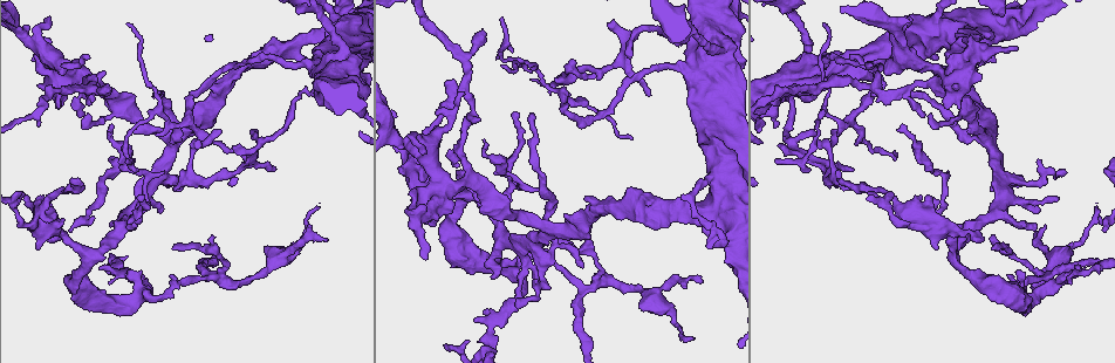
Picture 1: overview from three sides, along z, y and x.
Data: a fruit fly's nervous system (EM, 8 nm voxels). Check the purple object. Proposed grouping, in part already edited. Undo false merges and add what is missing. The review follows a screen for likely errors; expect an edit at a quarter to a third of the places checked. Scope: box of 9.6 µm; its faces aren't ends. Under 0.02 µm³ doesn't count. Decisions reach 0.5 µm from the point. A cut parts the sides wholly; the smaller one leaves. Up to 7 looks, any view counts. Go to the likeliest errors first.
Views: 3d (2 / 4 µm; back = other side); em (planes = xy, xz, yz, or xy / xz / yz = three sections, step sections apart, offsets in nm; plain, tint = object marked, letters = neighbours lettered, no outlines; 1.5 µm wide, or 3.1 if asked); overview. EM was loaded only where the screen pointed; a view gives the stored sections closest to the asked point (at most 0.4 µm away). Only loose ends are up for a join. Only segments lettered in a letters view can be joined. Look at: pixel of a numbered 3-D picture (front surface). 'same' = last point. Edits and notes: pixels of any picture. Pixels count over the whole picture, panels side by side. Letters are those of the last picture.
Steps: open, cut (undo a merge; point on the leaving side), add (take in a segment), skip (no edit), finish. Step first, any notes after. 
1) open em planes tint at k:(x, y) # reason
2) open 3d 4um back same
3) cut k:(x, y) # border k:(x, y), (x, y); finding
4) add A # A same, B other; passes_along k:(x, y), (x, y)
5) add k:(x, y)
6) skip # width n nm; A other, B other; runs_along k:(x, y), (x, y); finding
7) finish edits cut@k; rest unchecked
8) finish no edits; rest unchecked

open em planes plain at 1:(483, 31) # an open end

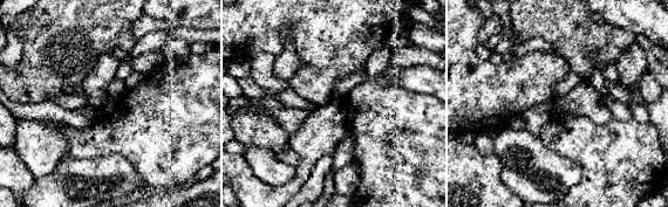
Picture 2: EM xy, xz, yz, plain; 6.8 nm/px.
open em planes letters same

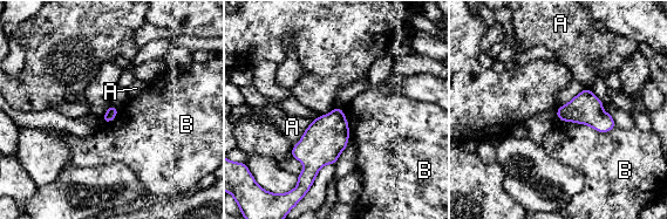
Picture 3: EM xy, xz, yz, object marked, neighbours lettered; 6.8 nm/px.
skip # A other, B other; border 3:(557, 117), (603, 132), (614, 127); none of them fits

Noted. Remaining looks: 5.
open em planes tint at 1:(585, 286) # four or more arms meet

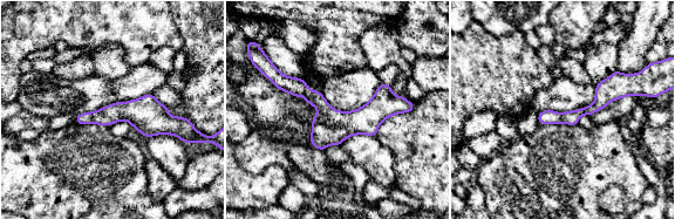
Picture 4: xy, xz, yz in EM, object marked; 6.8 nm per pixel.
open em planes letters same

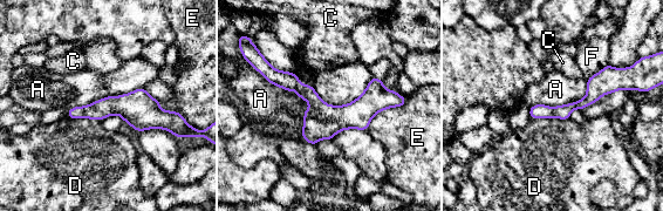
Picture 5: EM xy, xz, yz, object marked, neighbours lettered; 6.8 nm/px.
skip # A other, C other, D other, E other, F other; border 5:(258, 70), (307, 102), (303, 123); one neuron here

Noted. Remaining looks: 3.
open em planes letters at 1:(88, 58)

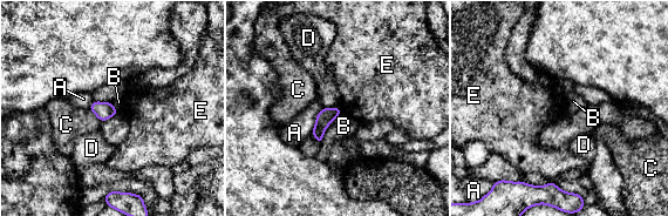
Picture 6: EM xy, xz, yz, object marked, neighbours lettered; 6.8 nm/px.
skip # width 110 nm; A other, B other, C other, D other, E other; border 6:(338, 107), (341, 112); none of them fits

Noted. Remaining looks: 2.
finish no edits; rest unchecked

